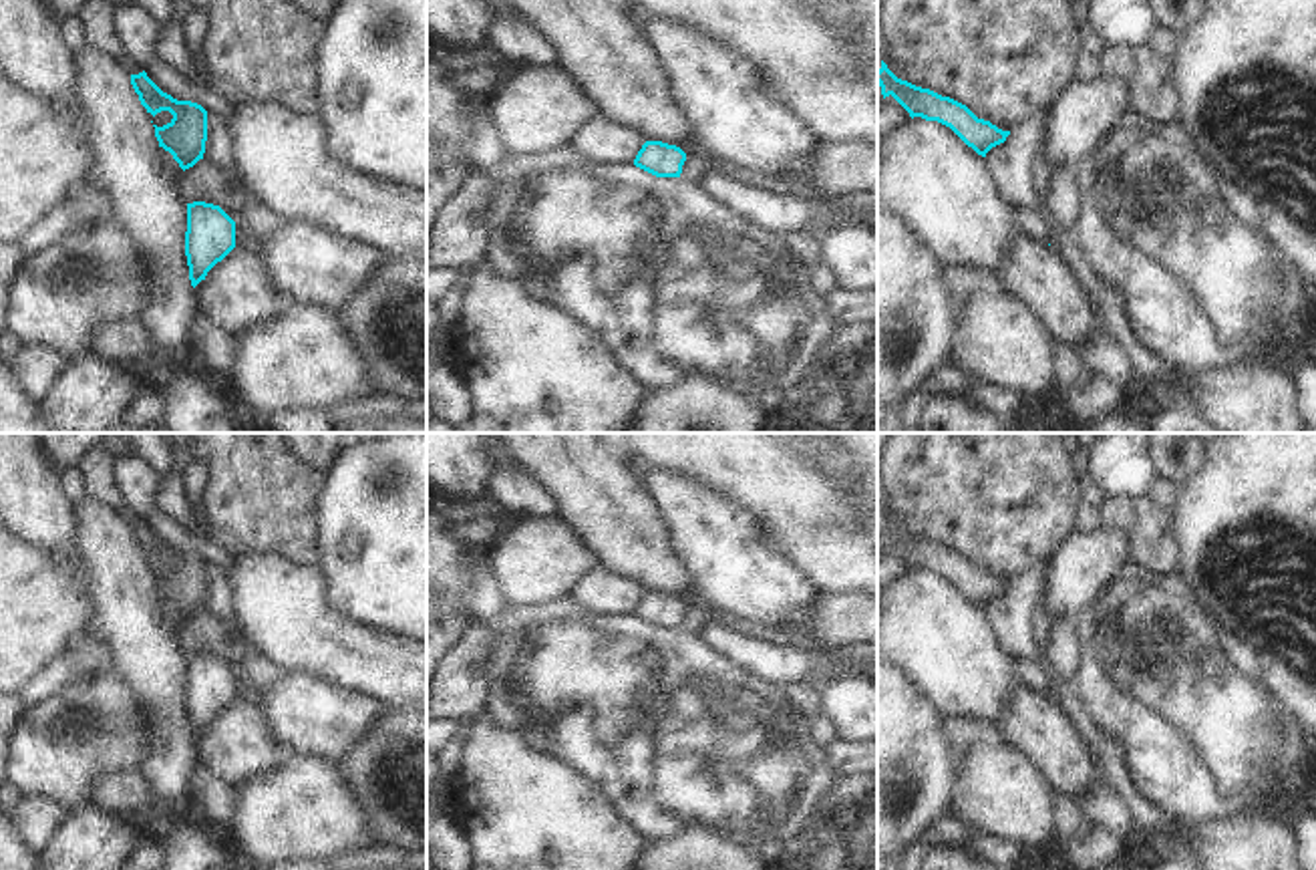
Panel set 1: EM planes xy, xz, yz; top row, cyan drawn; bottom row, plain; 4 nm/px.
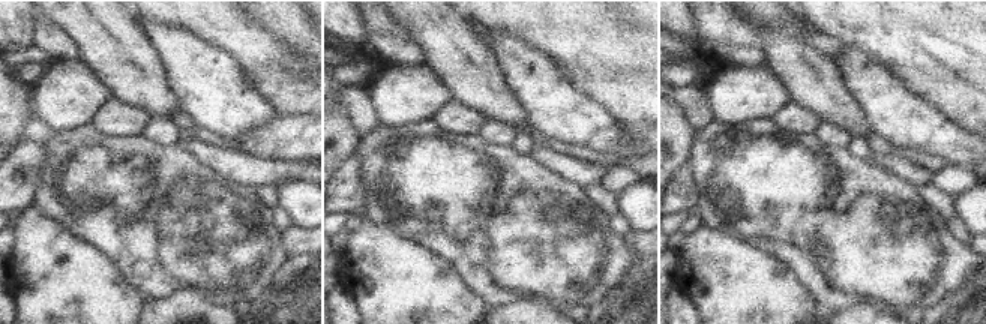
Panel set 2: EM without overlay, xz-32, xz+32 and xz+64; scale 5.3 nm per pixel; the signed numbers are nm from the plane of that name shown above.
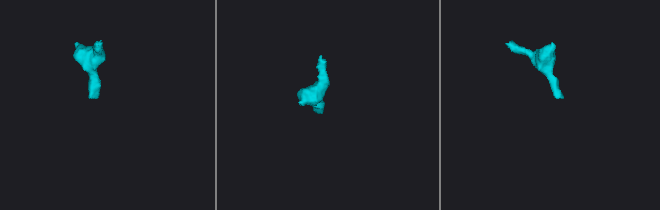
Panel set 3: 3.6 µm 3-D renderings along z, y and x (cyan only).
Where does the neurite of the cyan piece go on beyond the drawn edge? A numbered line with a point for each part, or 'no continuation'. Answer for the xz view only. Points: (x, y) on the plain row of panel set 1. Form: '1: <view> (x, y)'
no continuation

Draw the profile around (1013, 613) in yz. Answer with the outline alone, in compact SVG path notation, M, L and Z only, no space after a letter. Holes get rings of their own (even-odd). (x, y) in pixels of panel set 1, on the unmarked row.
M1048 562L1018 576L1004 594L986 604L992 628L998 632L1000 646L1016 661L1034 661L1044 673L1052 673L1046 655L1036 642L1034 614L1044 590Z

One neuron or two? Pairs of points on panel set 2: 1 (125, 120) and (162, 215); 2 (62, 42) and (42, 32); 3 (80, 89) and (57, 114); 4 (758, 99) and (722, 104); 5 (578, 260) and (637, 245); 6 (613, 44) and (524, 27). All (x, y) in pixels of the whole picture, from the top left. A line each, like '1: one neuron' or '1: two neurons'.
1: two neurons
2: one neuron
3: one neuron
4: one neuron
5: two neurons
6: one neuron

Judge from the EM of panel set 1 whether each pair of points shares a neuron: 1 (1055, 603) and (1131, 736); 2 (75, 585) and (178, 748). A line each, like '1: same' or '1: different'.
1: different
2: different

